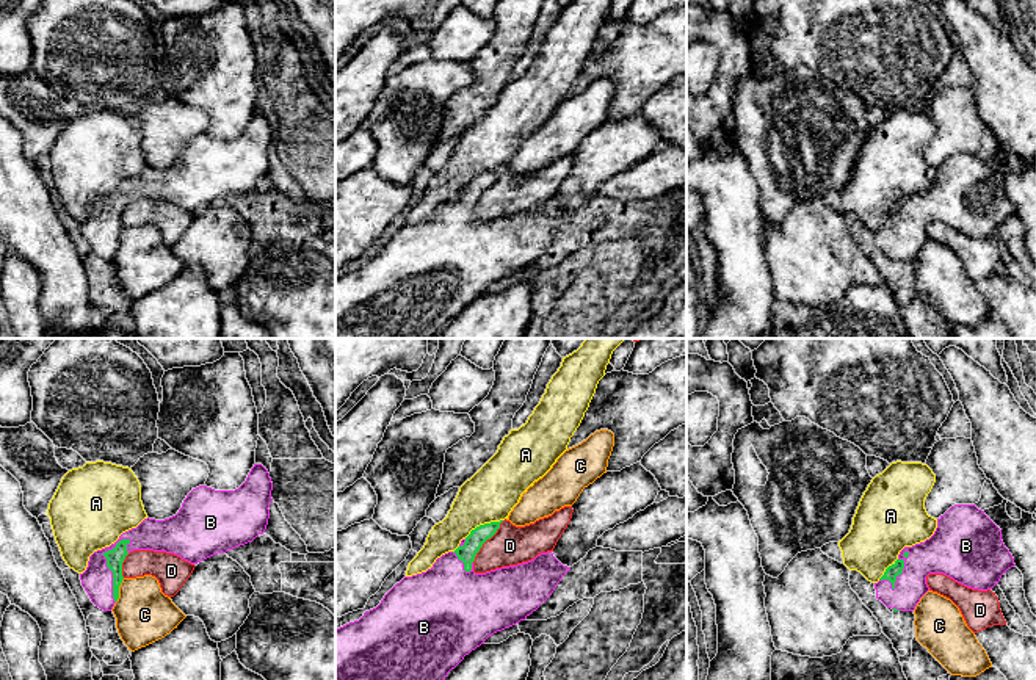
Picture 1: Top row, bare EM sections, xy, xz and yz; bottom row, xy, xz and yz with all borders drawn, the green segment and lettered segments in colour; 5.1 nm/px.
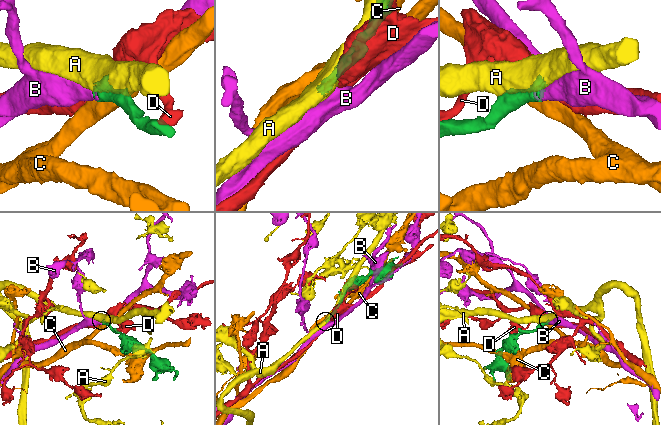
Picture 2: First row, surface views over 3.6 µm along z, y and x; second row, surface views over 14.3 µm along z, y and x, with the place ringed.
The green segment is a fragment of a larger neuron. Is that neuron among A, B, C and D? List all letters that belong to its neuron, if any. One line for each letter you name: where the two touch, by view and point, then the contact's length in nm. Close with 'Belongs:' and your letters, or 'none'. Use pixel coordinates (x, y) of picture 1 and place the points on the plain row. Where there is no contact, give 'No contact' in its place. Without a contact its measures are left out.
B: Touches green at xy (107, 215). Shared border 340 nm
Belongs: B

